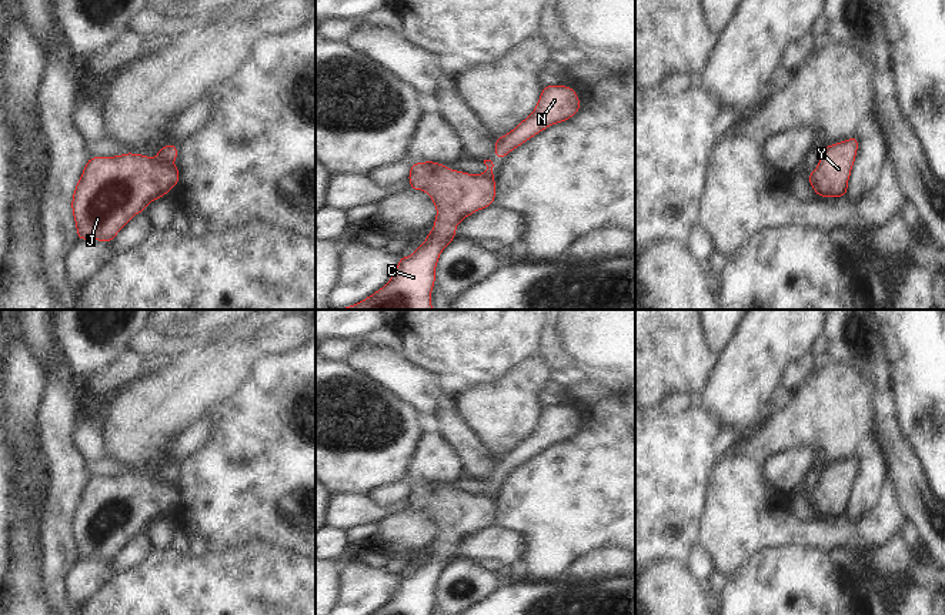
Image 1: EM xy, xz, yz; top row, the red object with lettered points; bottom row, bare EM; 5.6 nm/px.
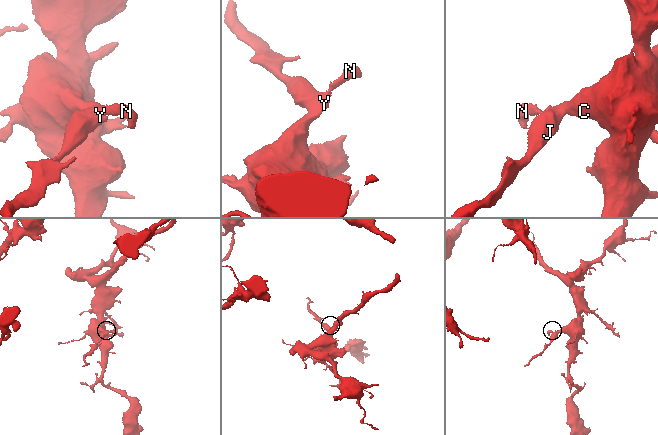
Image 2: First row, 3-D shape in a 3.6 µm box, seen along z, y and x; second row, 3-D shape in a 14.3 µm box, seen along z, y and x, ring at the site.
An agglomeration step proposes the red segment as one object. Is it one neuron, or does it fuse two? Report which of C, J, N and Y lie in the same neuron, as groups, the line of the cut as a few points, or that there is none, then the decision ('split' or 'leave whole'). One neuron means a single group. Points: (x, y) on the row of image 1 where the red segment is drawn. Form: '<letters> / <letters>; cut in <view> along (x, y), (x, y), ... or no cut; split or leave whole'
C J Y / N; cut in xy along (160, 150), (160, 154), (172, 163); split

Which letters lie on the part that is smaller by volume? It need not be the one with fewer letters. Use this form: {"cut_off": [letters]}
{"cut_off": ["N"]}

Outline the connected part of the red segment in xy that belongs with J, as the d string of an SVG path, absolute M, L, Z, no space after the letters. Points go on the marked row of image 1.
M156 148L158 156L151 158L143 154L126 153L114 157L90 157L81 177L74 188L71 211L76 221L77 240L98 240L111 243L118 231L147 205L167 193L180 183L178 168L161 157L161 150Z

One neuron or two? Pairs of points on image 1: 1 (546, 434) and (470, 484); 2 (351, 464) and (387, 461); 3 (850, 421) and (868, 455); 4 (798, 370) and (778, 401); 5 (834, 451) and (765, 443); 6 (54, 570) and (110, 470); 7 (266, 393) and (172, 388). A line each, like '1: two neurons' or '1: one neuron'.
1: one neuron
2: one neuron
3: two neurons
4: one neuron
5: one neuron
6: two neurons
7: two neurons

